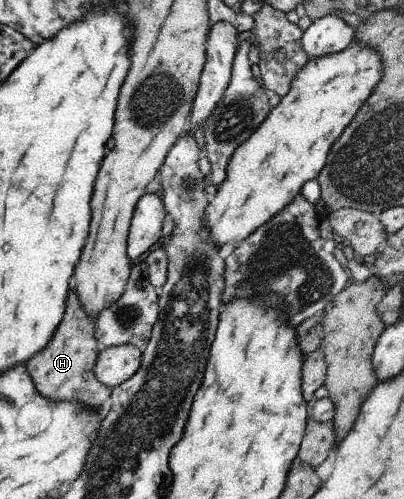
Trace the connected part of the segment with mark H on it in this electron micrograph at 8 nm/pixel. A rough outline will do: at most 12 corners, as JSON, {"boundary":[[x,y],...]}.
{"boundary":[[70,288],[62,320],[25,362],[40,396],[105,411],[94,321]]}

